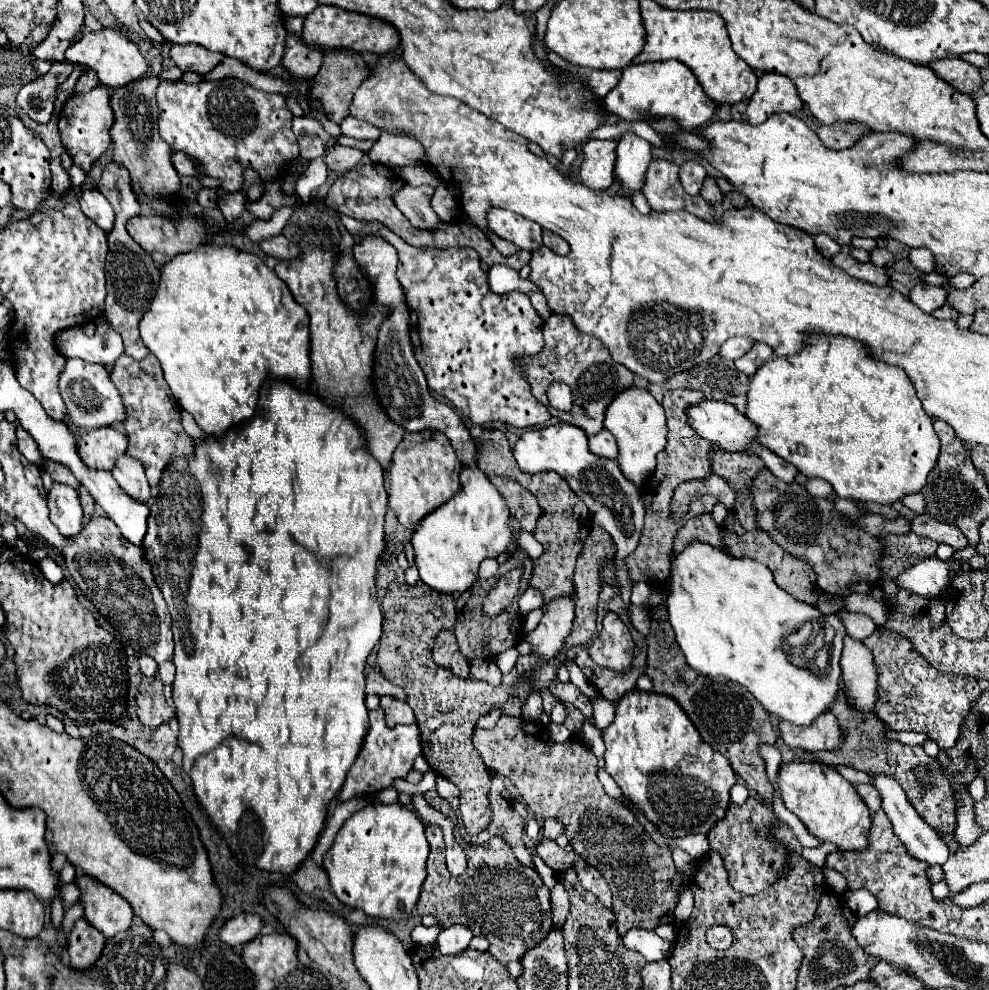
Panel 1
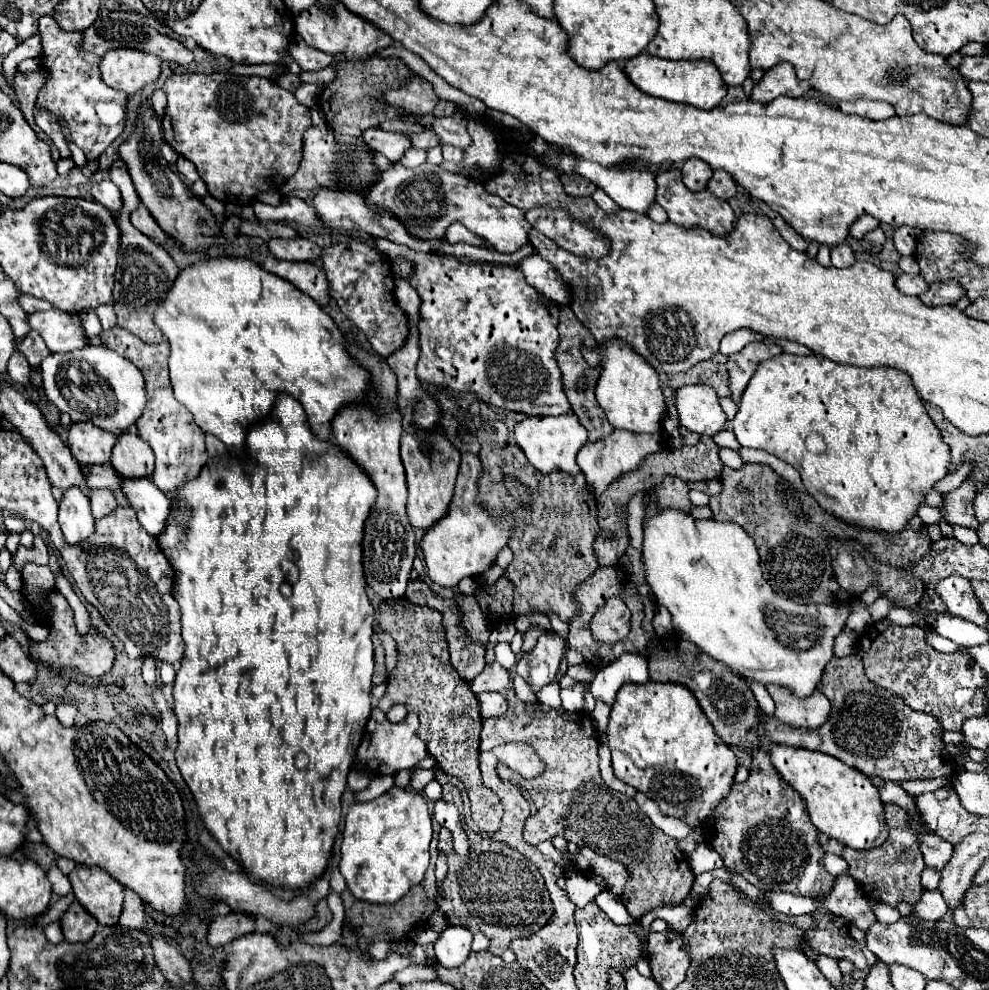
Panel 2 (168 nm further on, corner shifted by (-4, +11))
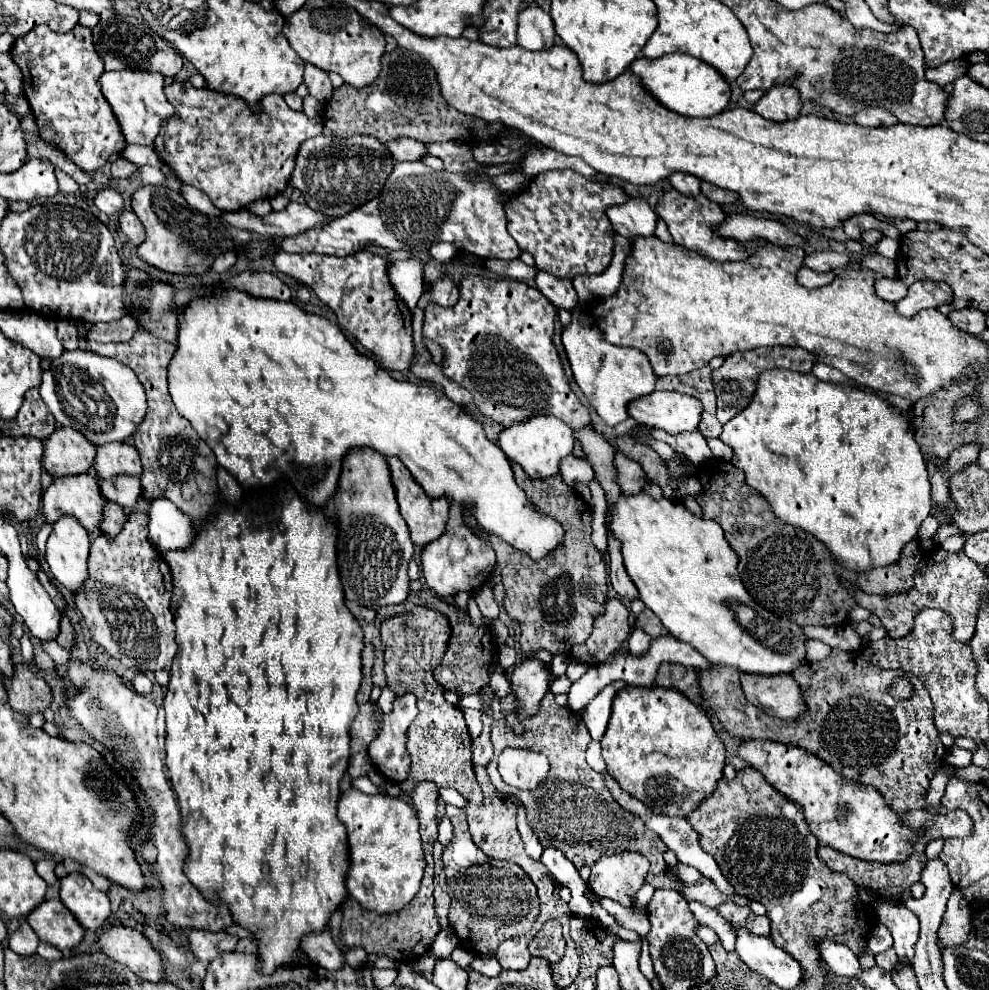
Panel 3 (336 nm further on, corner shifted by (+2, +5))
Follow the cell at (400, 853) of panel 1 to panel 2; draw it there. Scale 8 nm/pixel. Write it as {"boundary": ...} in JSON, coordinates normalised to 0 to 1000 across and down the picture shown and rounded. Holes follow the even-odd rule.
{"boundary":[[[397,795],[395,799],[387,801],[385,805],[371,809],[371,811],[357,811],[353,815],[353,821],[349,825],[349,837],[347,837],[347,852],[345,852],[345,872],[343,880],[349,886],[349,892],[353,900],[373,912],[399,912],[412,900],[426,892],[432,876],[434,876],[434,852],[436,852],[436,823],[432,809],[426,801],[410,799],[403,795]]]}

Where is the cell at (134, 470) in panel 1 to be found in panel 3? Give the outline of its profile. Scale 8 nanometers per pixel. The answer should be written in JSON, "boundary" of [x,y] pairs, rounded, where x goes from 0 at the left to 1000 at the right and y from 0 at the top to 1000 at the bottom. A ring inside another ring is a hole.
{"boundary":[[[106,447],[98,452],[94,474],[100,484],[110,484],[116,480],[141,480],[143,464],[134,449],[130,447]]]}

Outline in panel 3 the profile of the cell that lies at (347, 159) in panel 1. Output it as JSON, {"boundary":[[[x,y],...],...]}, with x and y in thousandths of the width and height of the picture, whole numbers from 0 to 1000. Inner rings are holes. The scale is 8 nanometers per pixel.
{"boundary":[[[397,140],[389,144],[391,151],[397,155],[399,163],[426,163],[432,157],[432,148],[426,142],[420,140]]]}

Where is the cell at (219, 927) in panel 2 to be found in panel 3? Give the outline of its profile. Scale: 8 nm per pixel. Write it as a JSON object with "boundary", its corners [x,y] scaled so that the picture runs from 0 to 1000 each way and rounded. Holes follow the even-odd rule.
{"boundary":[[[195,938],[191,942],[191,957],[201,971],[215,971],[219,965],[228,961],[236,961],[238,955],[240,955],[240,946],[225,940],[213,942],[213,940]]]}

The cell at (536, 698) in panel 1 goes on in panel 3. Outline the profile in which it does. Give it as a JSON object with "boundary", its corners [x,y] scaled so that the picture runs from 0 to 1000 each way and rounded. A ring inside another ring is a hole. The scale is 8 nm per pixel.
{"boundary":[[[533,666],[521,674],[517,682],[517,696],[523,708],[523,720],[529,726],[535,726],[545,720],[545,710],[555,696],[555,678],[553,672],[543,666]]]}

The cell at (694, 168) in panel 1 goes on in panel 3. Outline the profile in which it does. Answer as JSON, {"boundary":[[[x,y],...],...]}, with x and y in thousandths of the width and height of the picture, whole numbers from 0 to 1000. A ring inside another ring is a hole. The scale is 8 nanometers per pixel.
{"boundary":[[[680,175],[676,179],[676,185],[691,197],[701,197],[705,199],[709,195],[709,189],[707,189],[707,181],[703,177],[697,177],[697,175]]]}

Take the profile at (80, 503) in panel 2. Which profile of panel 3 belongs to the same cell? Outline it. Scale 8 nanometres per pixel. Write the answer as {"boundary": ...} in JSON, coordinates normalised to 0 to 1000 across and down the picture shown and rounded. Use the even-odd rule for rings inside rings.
{"boundary":[[[66,522],[54,530],[54,536],[48,544],[46,567],[50,575],[66,595],[74,601],[84,597],[84,589],[90,585],[88,577],[90,563],[90,540],[74,524]]]}

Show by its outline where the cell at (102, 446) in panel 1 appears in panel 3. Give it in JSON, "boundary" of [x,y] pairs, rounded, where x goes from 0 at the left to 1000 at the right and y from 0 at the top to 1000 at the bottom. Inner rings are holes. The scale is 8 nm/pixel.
{"boundary":[[[60,431],[48,443],[43,443],[41,470],[52,482],[88,478],[92,474],[94,462],[96,449],[72,431]]]}

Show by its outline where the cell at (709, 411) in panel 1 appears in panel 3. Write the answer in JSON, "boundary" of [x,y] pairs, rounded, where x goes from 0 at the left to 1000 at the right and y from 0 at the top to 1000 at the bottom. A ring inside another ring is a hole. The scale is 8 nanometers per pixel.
{"boundary":[[[660,395],[634,409],[634,417],[644,427],[674,437],[703,435],[709,415],[711,411],[707,409],[707,403],[678,395]]]}

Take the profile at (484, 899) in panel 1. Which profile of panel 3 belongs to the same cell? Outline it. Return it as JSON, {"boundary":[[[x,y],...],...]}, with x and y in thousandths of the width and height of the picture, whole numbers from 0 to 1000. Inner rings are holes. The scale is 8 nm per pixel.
{"boundary":[[[452,813],[450,819],[458,831],[458,847],[448,858],[448,878],[456,904],[454,934],[470,959],[480,961],[480,965],[501,965],[501,957],[509,948],[529,944],[539,936],[545,922],[543,898],[525,874],[498,870],[480,856],[468,819],[458,813]]]}

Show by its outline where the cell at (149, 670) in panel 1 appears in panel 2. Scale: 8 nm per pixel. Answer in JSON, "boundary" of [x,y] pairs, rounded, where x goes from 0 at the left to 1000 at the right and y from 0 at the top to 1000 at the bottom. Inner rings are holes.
{"boundary":[[[147,664],[147,668],[145,668],[145,686],[151,692],[155,692],[159,686],[159,670],[155,664]]]}

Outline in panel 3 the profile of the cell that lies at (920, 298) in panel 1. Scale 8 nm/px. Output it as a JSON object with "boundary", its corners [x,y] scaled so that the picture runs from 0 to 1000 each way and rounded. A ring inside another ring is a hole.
{"boundary":[[[891,280],[885,284],[885,296],[895,304],[905,306],[917,298],[917,290],[907,280],[903,280],[903,282]]]}

